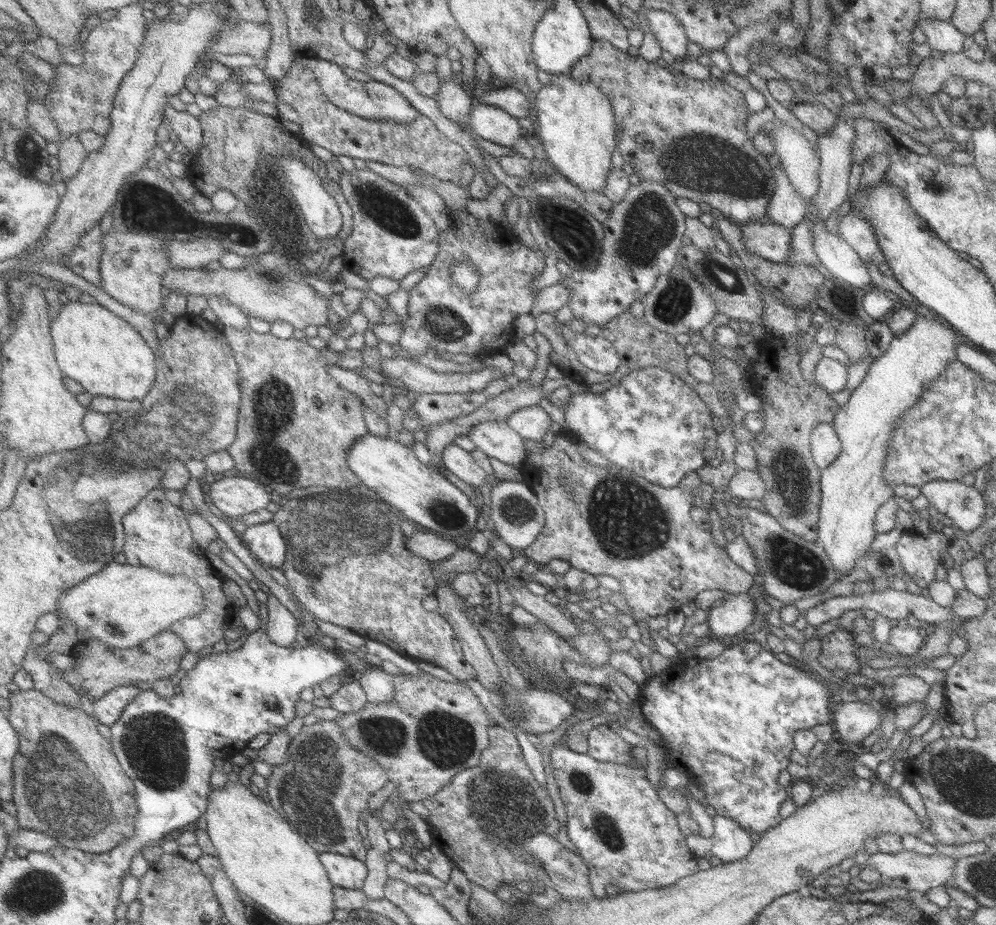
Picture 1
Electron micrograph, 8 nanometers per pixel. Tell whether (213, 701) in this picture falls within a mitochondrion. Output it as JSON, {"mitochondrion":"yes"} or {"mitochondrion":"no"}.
{"mitochondrion":"no"}

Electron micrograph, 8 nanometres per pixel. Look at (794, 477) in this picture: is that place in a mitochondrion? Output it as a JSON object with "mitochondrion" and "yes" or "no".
{"mitochondrion":"yes"}

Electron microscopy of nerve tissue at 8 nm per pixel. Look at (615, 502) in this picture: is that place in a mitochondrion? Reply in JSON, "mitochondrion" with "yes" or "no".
{"mitochondrion":"yes"}

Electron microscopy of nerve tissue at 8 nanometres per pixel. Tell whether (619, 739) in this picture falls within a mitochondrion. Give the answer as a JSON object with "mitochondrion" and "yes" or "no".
{"mitochondrion":"no"}

